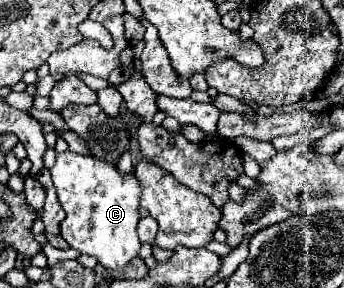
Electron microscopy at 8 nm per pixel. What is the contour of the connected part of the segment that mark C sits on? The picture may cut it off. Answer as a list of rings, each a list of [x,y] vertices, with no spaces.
[[[67,149],[63,153],[57,153],[55,165],[51,167],[51,179],[57,191],[57,199],[63,205],[63,211],[67,213],[65,221],[61,223],[61,237],[69,243],[69,247],[97,257],[97,261],[103,267],[113,269],[113,271],[123,271],[131,263],[131,259],[139,257],[141,241],[135,233],[135,227],[139,221],[137,207],[139,207],[139,197],[141,197],[141,183],[135,177],[135,173],[121,173],[109,161],[89,157],[89,155],[79,155]]]

